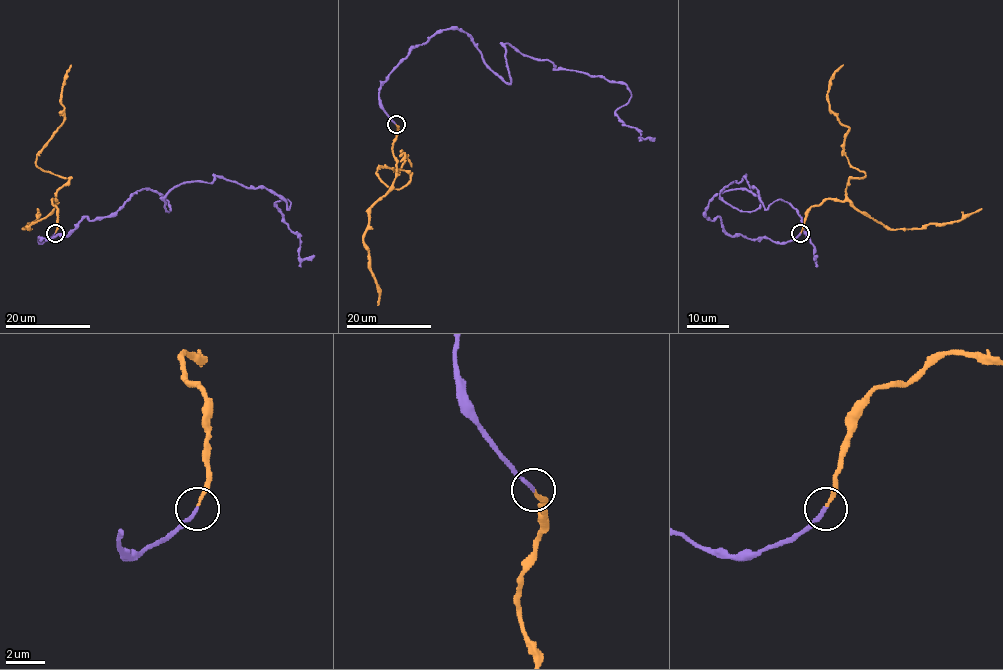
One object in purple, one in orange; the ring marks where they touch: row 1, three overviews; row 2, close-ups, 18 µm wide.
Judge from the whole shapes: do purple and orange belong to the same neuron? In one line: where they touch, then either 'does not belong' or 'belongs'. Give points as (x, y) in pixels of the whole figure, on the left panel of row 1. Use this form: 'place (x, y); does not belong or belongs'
place (55, 233); belongs

